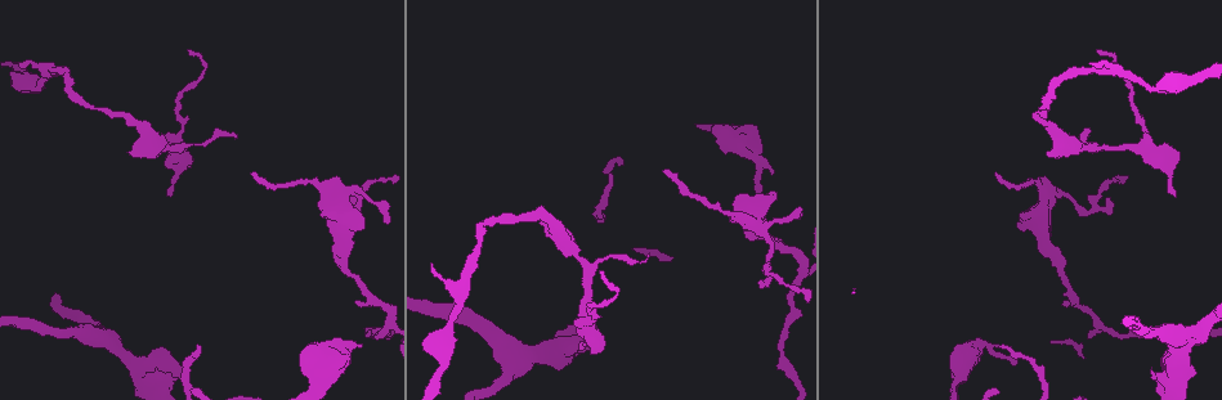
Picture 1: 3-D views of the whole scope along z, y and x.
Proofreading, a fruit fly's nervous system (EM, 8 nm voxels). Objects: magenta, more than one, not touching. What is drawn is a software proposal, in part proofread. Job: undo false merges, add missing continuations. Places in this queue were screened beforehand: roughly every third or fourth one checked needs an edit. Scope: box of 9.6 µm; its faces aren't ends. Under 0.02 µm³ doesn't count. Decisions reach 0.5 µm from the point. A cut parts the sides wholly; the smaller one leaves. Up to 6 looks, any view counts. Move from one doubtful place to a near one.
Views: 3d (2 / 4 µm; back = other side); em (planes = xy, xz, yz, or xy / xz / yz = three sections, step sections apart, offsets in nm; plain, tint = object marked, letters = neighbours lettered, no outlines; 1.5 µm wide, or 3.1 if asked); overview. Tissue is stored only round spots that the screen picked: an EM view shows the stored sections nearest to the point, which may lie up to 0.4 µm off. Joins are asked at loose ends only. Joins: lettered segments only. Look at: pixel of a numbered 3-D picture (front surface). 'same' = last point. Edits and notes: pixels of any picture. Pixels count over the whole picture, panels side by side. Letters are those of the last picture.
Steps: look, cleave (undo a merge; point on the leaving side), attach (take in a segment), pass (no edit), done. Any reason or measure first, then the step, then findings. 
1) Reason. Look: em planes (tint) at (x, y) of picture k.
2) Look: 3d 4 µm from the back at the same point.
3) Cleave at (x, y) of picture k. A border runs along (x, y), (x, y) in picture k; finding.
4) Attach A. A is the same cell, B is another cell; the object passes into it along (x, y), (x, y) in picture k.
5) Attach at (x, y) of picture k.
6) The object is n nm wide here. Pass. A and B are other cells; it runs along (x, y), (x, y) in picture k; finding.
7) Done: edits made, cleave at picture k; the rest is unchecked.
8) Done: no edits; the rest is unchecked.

Thick turns thin. Look: em planes (letters) at (482, 329) of picture 1.

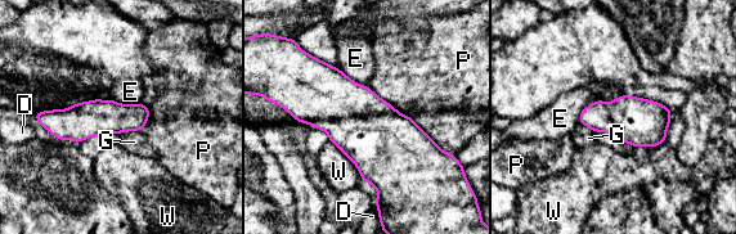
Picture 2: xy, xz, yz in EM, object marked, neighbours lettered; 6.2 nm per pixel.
The longest contact is with P, 360 nm. Pass. D, E, G, P and W are other cells; a border runs along (330, 140), (355, 166), (363, 180) in picture 2; all the same neuron.

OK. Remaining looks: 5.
Sudden change in width. Look: 3d 4 µm at (1155, 91) of picture 1.

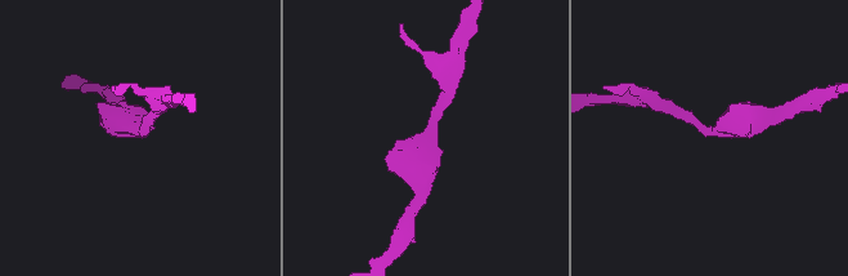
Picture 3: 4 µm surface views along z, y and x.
The arms are 180, 300 nm wide. Look: em planes (letters) at (434, 141) of picture 3.

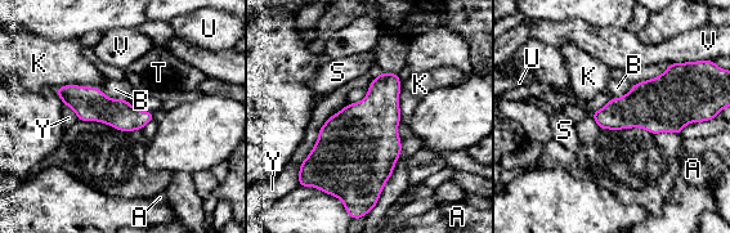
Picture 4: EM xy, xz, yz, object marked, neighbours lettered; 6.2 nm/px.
The object is 180 nm wide here. Pass. A, B, K, S, T, U, V and Y are other cells; all the same neuron.

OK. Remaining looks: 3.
Sudden change in width. Look: 3d 2 µm from the back at (750, 154) of picture 1.

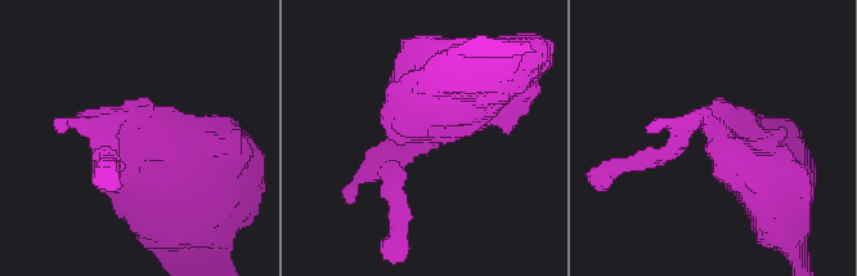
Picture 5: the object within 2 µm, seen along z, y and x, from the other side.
Look: em planes (letters) at (718, 129) of picture 5.

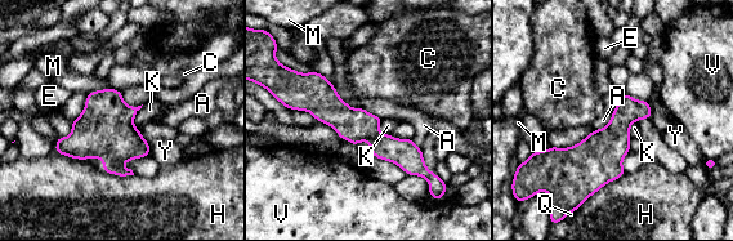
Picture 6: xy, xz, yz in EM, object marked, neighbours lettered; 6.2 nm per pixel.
The object is 200 nm wide here. Pass. A, C, E, H, K, M, Q, V and Y are other cells; one neuron here.

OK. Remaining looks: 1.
Done: no edits; the rest is unchecked.

